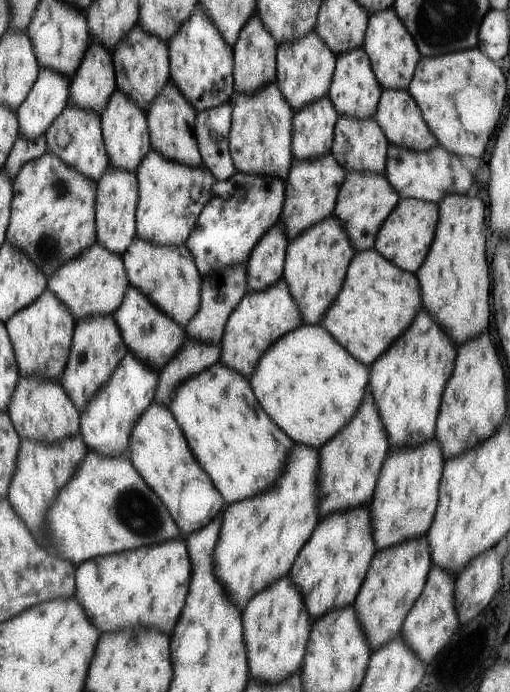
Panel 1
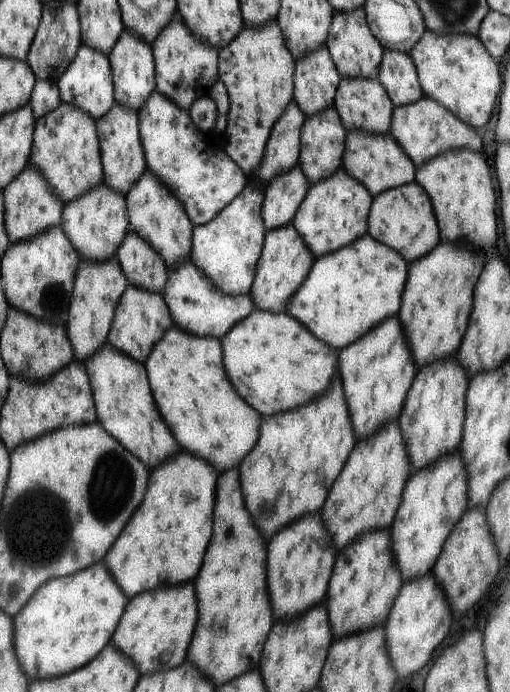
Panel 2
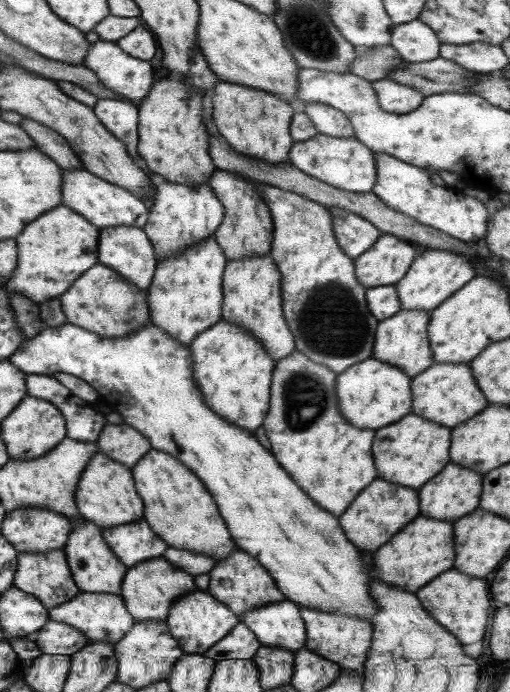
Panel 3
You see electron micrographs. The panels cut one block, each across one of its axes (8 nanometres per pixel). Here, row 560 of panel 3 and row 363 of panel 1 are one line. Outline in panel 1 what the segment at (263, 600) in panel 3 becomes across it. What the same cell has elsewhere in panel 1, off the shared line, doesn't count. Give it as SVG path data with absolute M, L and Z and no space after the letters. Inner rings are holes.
M279 278L271 286L265 286L263 290L246 290L237 306L233 308L233 312L229 314L223 328L218 362L249 378L259 354L263 354L263 350L267 350L267 346L271 346L279 336L287 334L299 324L301 324L299 308L291 298L283 278Z

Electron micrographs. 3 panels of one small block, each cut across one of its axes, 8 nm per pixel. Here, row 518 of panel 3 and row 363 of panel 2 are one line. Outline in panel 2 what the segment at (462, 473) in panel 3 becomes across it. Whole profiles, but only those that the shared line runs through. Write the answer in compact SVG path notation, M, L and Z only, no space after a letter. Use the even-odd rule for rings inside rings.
M455 354L437 362L437 366L425 366L413 378L413 384L405 395L403 410L397 418L401 438L407 450L411 475L429 462L435 462L443 454L453 453L459 446L461 424L465 416L465 388L467 374L457 366Z

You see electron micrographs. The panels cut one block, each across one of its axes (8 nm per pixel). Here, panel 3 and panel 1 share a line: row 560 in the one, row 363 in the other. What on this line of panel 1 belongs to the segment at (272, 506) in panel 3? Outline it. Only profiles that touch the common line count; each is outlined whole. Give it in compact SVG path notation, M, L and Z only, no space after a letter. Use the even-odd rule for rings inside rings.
M299 326L279 338L259 358L249 376L251 392L269 418L297 444L323 446L361 404L367 368L349 354L319 326Z

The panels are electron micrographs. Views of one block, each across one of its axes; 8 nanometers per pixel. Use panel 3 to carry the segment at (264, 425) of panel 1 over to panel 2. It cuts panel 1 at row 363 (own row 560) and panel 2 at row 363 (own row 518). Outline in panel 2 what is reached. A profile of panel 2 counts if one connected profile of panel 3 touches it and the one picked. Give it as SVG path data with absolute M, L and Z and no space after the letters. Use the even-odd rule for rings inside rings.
M172 324L149 352L145 370L163 422L187 452L197 454L221 472L237 466L245 452L253 448L258 439L259 414L227 382L217 338L201 338Z

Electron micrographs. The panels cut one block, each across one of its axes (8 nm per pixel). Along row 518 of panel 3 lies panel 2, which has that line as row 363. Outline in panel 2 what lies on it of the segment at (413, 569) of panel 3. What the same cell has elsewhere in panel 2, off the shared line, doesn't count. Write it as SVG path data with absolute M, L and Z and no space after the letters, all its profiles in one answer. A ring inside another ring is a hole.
M441 242L427 256L409 264L397 316L403 324L405 342L411 350L415 366L431 365L439 358L455 354L467 326L473 284L483 264L483 254L473 254L465 248L457 248L457 244L451 246Z

